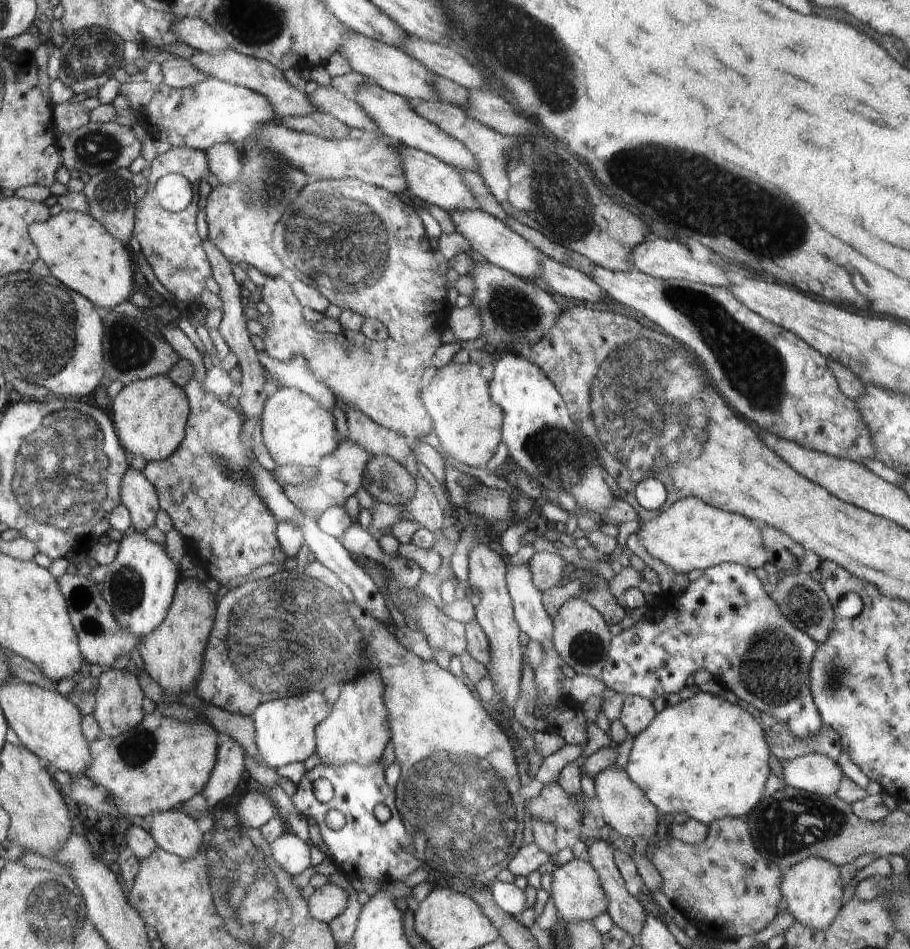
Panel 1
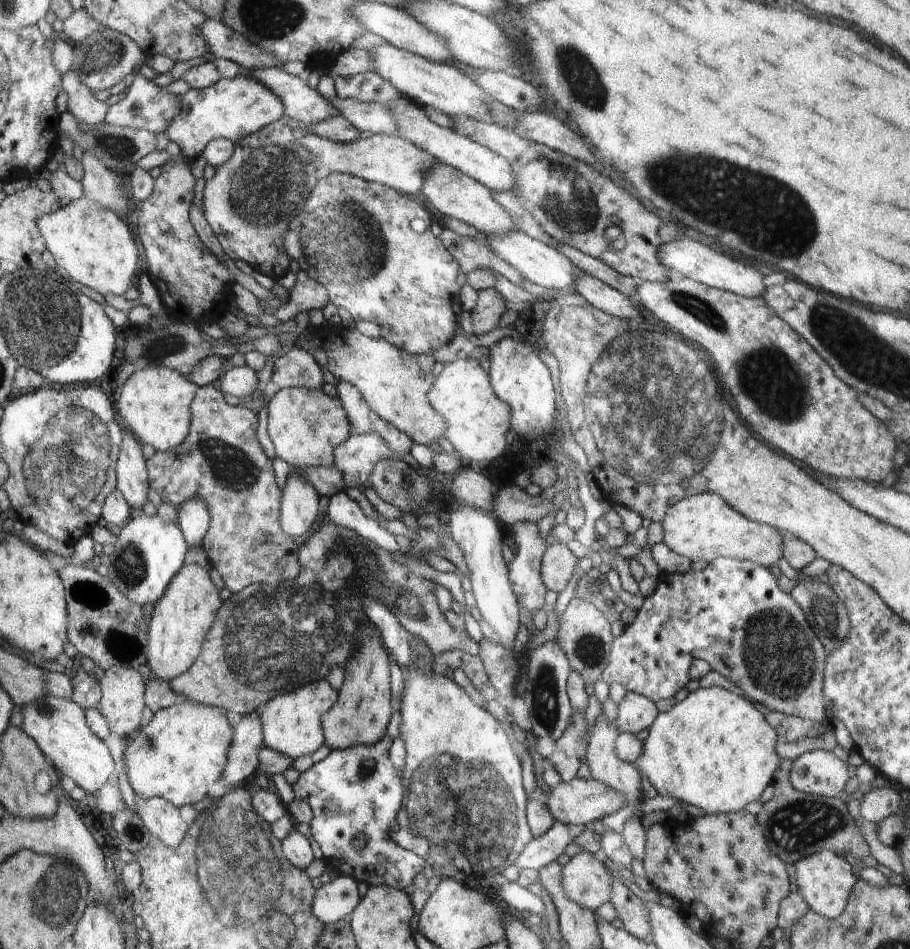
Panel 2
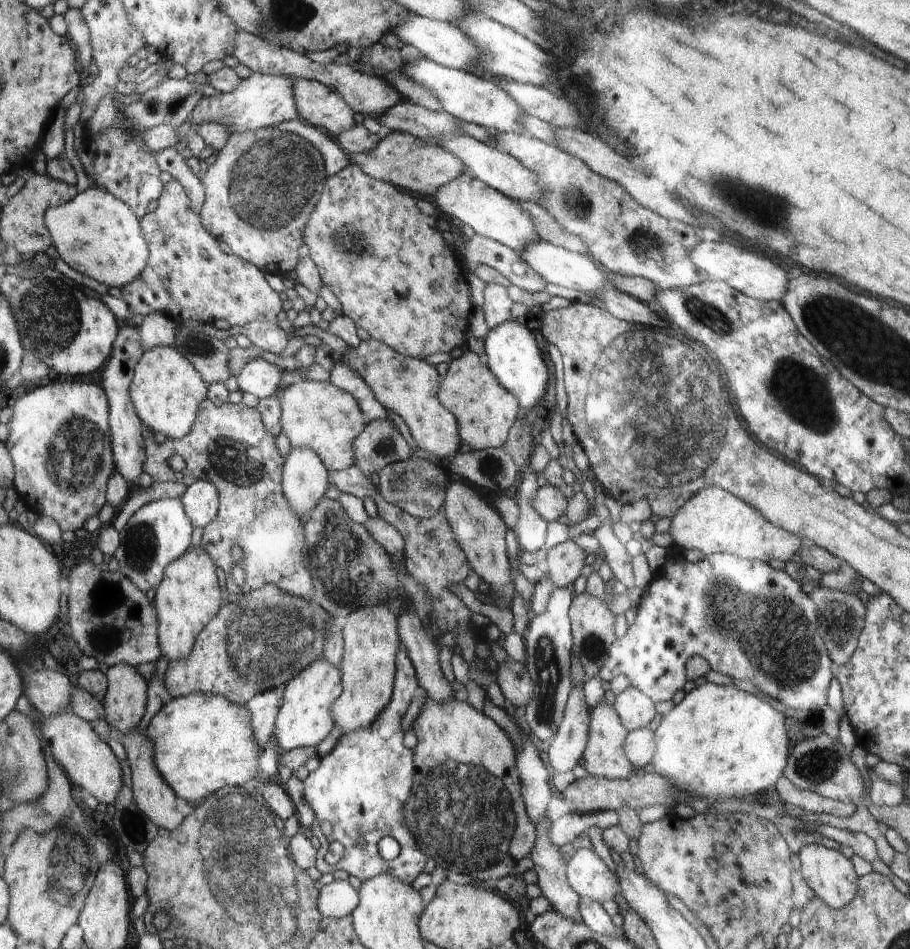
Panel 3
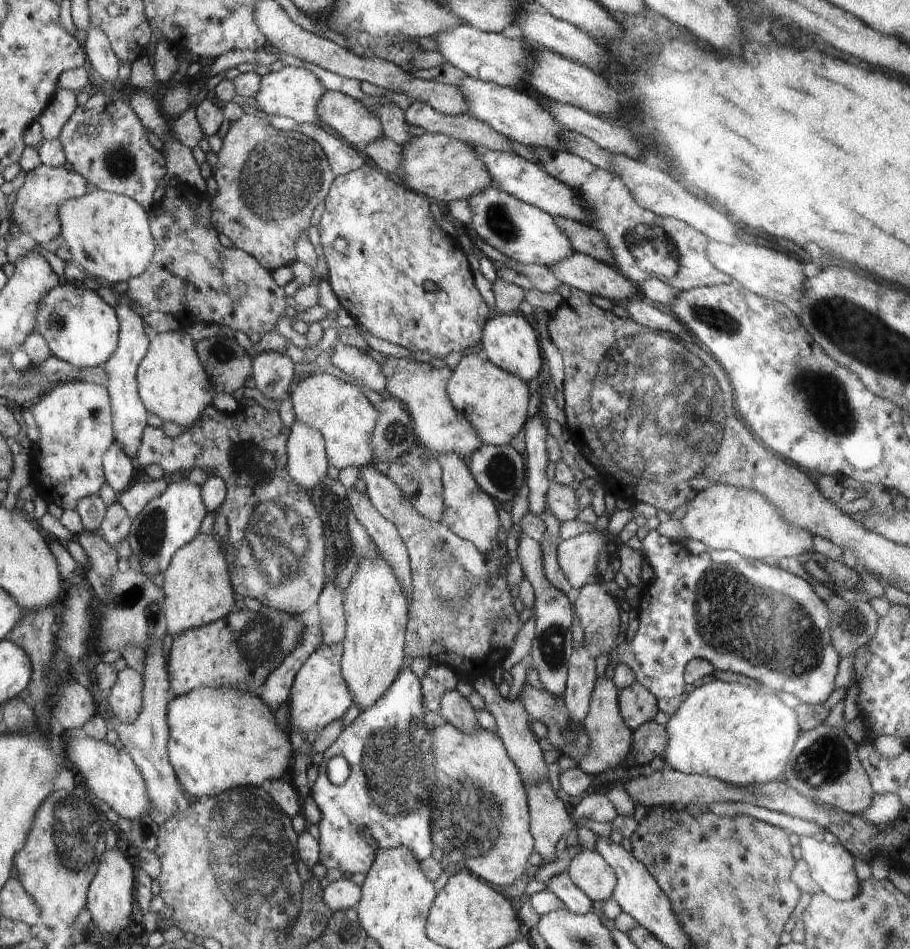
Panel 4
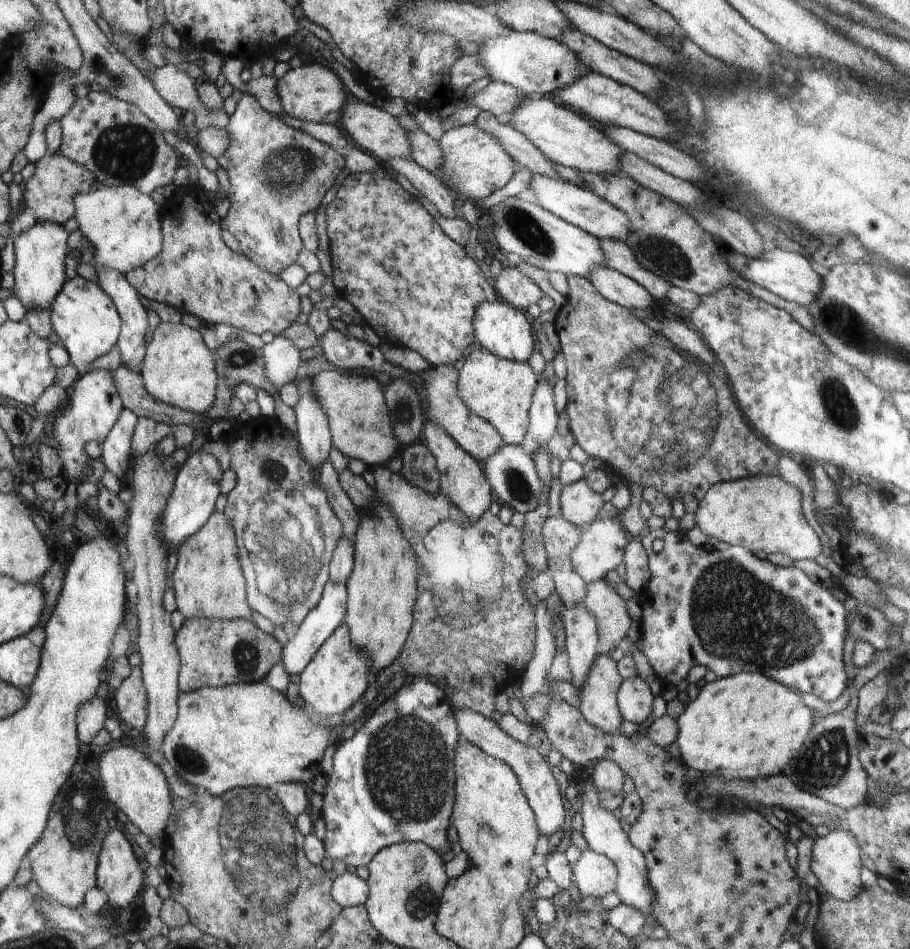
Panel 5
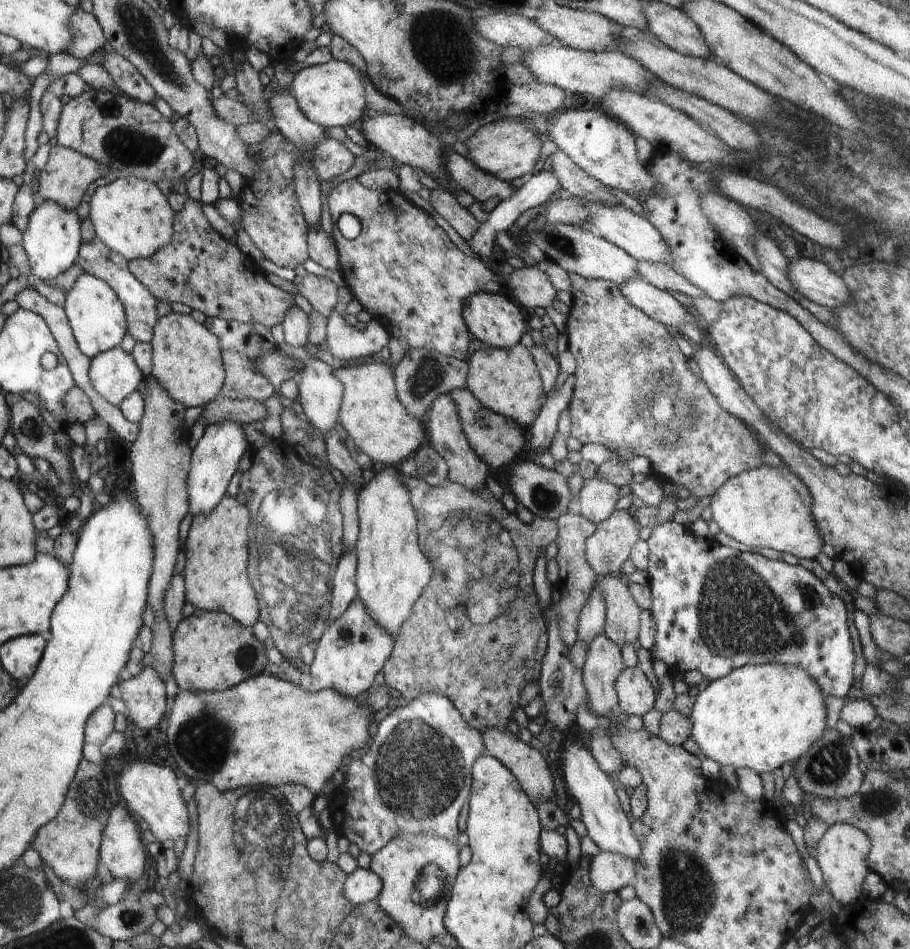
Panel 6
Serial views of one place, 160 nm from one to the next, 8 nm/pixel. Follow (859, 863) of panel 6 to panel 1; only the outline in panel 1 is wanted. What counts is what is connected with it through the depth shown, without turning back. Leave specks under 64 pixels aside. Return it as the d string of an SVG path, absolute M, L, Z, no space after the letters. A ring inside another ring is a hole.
M808 858L792 866L785 874L786 877L781 883L781 894L782 898L786 900L786 902L783 903L786 912L792 914L792 918L794 918L795 922L800 922L802 926L808 926L810 930L829 929L836 919L836 914L840 912L843 906L842 899L845 886L842 884L840 867L832 862L828 862L828 860Z

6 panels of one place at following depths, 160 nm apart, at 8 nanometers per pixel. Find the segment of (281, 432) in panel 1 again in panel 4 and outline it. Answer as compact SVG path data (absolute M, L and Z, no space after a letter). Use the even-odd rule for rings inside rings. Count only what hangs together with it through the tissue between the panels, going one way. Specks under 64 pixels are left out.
M319 372L304 377L302 382L295 382L288 395L293 402L295 420L306 423L323 434L329 464L338 470L372 464L374 422L380 420L381 413L368 402L368 397L355 384Z

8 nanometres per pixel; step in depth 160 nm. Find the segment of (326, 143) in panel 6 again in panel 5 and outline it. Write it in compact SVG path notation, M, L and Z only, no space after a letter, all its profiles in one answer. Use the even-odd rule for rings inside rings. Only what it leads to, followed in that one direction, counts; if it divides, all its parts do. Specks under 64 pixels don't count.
M242 94L237 103L236 110L229 117L226 126L230 146L222 154L222 157L230 160L229 164L226 161L224 165L229 181L227 199L230 208L222 218L222 230L228 231L236 238L242 253L252 259L258 267L271 274L286 274L290 266L298 266L300 255L304 251L304 240L300 234L301 218L322 210L326 194L330 194L330 190L338 186L338 178L346 174L346 156L338 154L314 136L290 128L277 115L266 111L252 94Z

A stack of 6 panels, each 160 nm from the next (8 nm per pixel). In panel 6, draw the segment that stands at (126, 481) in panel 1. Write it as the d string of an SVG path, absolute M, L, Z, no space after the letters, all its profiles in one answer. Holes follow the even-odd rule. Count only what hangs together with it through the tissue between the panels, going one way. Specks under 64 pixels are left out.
M98 238L82 243L81 254L78 257L78 264L89 275L102 279L109 283L116 291L118 298L124 303L125 317L128 319L128 331L137 342L151 342L153 328L156 324L156 302L158 299L150 292L150 289L139 281L130 271L128 259L117 252L110 251L108 246Z

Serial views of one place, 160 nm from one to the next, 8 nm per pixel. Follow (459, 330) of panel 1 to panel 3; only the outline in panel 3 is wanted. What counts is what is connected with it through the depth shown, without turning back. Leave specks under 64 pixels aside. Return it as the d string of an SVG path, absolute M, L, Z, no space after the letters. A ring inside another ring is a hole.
M488 283L484 288L484 303L481 309L490 331L513 319L510 308L512 299L507 293L507 288L501 284Z

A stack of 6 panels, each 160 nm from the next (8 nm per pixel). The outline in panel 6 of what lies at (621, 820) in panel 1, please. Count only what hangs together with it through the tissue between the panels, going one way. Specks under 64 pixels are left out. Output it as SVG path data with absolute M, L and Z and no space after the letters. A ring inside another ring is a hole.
M604 632L590 641L581 671L589 700L588 708L597 716L606 716L618 706L616 682L625 667L621 647L606 637Z

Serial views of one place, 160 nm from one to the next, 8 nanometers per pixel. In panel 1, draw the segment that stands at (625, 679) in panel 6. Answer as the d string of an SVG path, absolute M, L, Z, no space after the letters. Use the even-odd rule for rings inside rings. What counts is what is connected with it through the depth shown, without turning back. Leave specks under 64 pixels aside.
M626 695L623 698L619 720L626 732L636 737L656 720L656 710L648 699L637 695Z

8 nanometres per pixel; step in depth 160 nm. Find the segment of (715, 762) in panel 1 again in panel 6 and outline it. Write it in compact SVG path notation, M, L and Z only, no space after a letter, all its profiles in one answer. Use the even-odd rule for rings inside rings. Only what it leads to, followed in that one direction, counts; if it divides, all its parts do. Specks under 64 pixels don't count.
M764 663L744 665L734 669L725 677L710 681L704 691L695 697L691 738L699 746L699 752L722 766L744 767L762 772L771 772L780 768L784 762L799 759L820 740L826 730L826 702L822 698L822 689L817 679L800 665L782 663Z

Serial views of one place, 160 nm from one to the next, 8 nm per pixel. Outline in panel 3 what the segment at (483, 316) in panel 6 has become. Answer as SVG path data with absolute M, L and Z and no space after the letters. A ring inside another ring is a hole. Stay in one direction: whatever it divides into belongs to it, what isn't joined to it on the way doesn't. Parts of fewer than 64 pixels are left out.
M512 319L493 328L484 341L486 364L497 377L497 381L521 402L522 408L526 409L525 416L528 416L532 404L536 404L538 398L544 396L548 382L548 368L540 356L534 336L528 332L524 324L518 324L518 321Z

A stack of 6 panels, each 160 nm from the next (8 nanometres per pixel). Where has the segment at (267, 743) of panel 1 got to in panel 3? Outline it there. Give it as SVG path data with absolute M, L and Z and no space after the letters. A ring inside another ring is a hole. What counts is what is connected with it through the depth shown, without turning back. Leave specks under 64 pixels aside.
M323 654L308 668L301 670L296 677L288 681L283 692L283 703L275 720L274 736L272 736L279 750L286 752L298 747L310 748L320 740L324 740L334 728L333 705L343 692L340 667L328 662Z

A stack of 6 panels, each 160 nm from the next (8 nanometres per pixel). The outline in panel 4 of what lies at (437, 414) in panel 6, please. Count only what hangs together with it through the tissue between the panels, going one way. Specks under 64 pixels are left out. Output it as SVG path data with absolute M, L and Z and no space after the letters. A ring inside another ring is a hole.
M442 453L436 455L442 474L443 504L444 510L441 514L441 523L454 531L460 538L473 542L482 554L489 553L492 549L492 542L496 540L496 532L500 528L496 506L492 504L492 497L482 494L481 486L474 482L473 474L470 474L469 466L462 462L460 455L456 453Z

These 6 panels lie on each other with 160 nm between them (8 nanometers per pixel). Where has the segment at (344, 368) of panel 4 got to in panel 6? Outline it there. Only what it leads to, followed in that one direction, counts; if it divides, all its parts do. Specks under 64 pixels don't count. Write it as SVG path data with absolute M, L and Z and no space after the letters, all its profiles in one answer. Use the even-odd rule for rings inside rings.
M332 311L327 318L327 335L324 344L342 360L358 360L378 354L388 344L389 334L378 322L372 320L364 331L348 324L344 315Z

